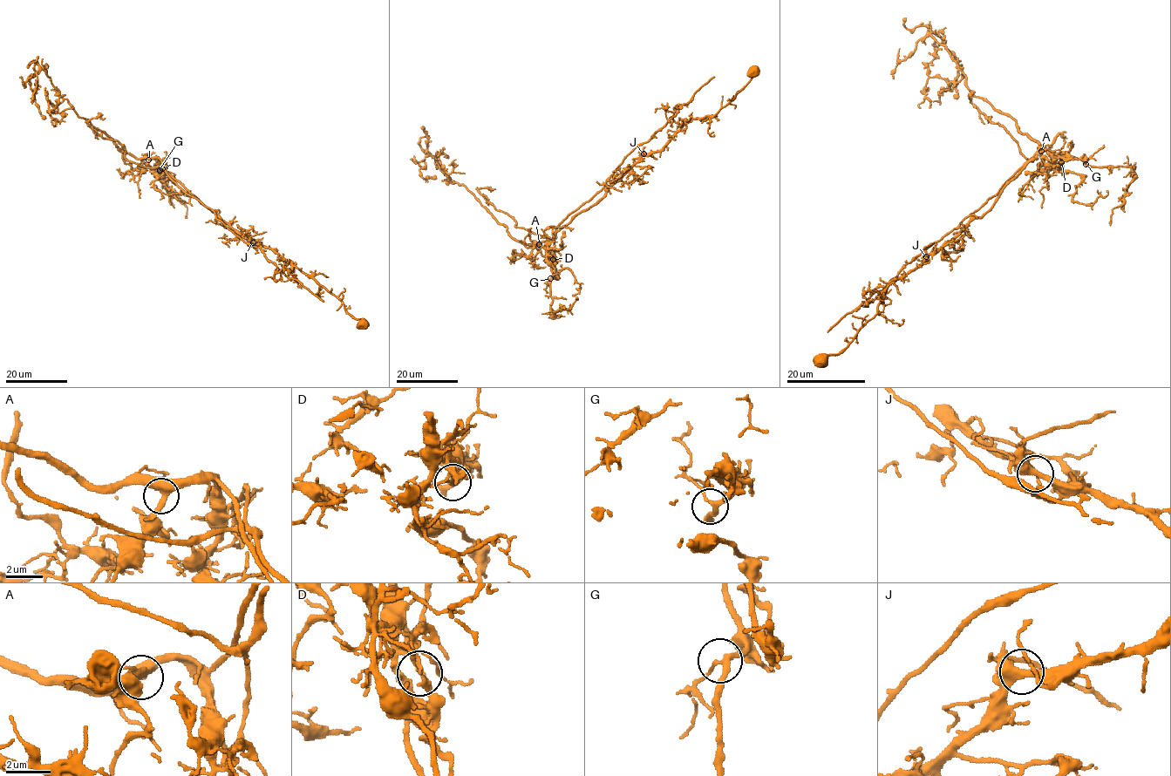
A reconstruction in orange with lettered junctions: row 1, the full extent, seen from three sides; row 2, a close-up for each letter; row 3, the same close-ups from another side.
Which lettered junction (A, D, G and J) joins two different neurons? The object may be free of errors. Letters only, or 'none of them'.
D

